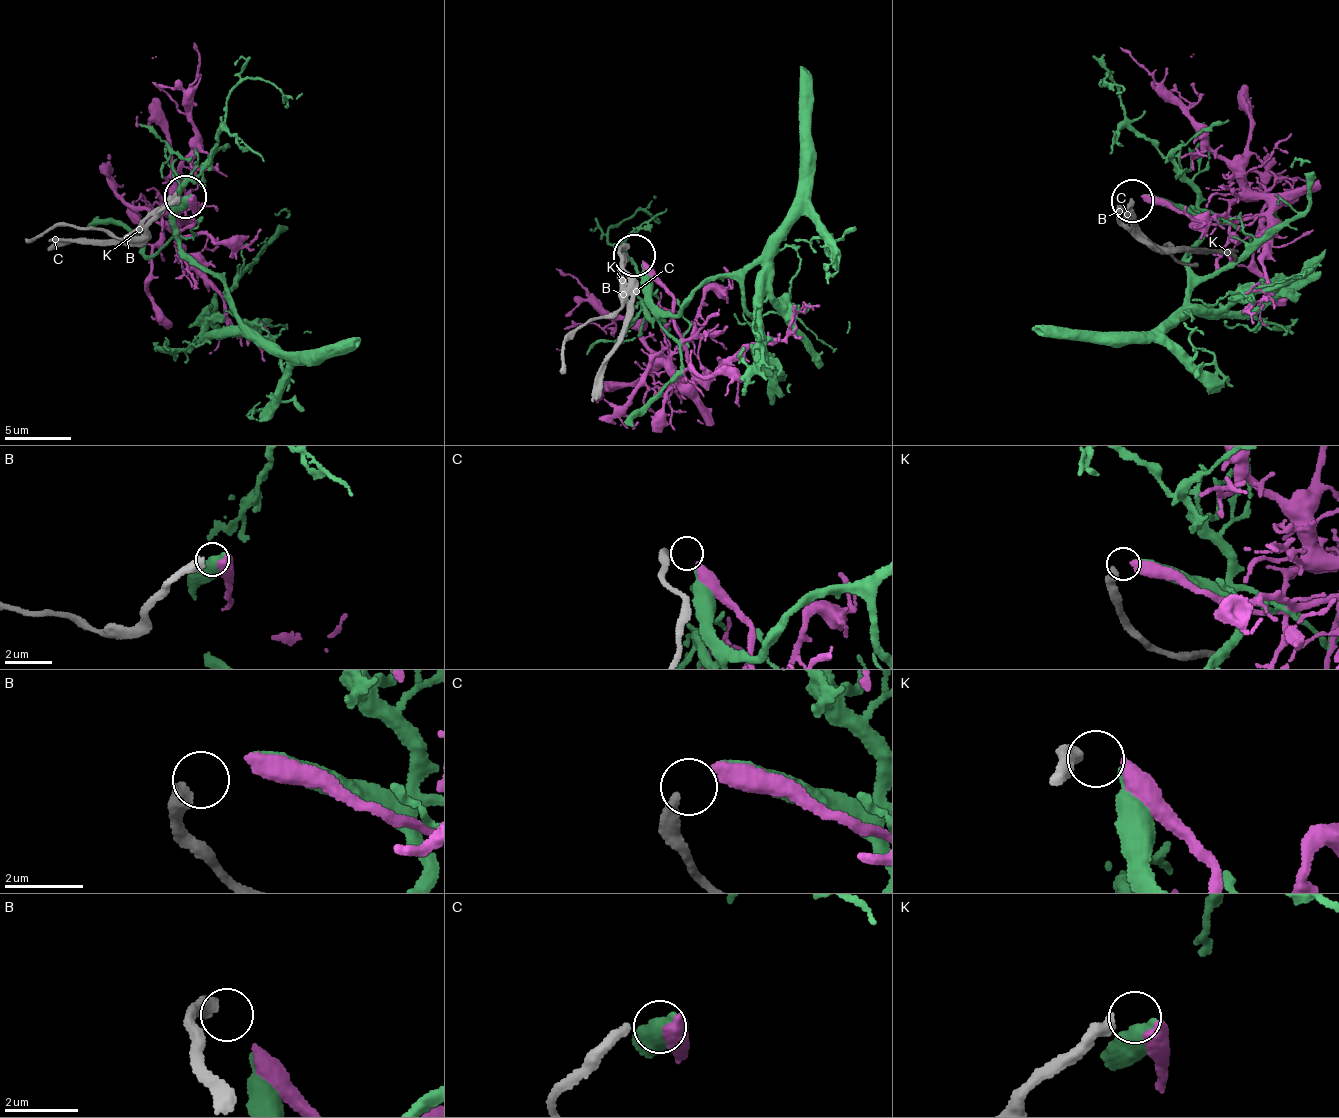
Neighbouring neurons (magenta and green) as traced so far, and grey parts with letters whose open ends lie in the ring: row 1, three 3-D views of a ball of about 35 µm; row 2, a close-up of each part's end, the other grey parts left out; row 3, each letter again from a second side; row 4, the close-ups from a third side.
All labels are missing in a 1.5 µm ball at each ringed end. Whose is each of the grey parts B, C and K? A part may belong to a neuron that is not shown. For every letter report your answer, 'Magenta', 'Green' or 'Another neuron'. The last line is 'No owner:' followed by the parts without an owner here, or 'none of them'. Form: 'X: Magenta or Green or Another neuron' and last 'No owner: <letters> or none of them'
B: Another neuron
C: Magenta
K: Green
No owner: B

